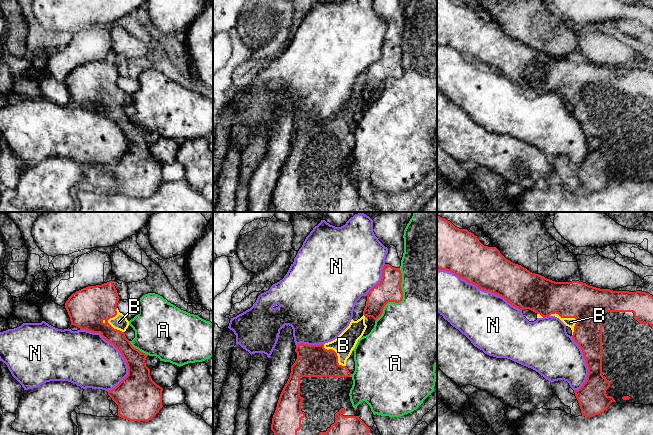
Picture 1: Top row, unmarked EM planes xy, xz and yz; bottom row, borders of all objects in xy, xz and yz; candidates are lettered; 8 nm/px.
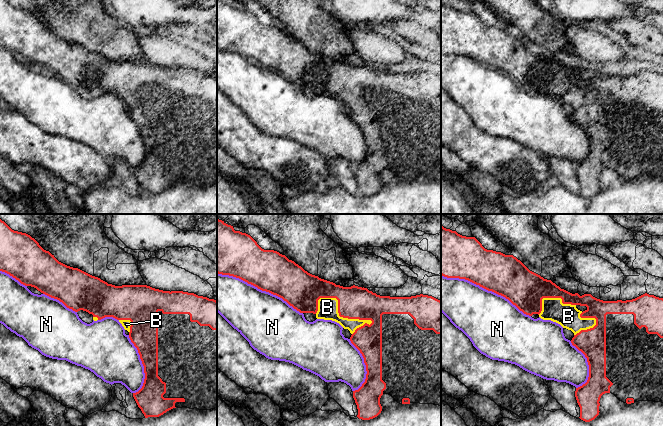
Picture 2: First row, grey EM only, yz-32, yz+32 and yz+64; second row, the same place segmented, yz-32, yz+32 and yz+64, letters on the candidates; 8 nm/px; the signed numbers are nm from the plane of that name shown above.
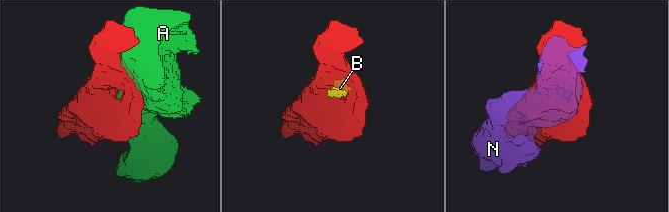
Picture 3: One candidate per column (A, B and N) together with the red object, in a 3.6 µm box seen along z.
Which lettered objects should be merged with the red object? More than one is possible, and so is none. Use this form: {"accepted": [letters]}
{"accepted": ["B"]}

